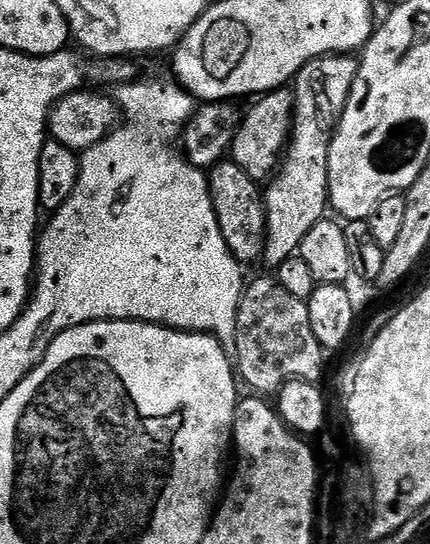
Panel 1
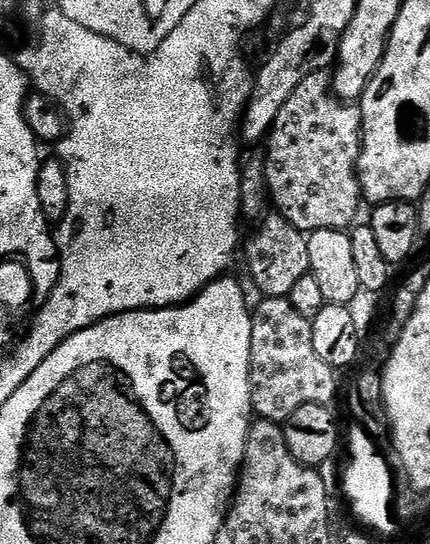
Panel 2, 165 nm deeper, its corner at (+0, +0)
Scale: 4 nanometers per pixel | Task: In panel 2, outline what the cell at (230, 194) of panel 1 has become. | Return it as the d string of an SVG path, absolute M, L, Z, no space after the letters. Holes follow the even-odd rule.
M272 210L263 217L264 228L256 228L252 237L245 239L242 244L242 260L248 263L248 272L256 283L261 297L265 296L288 296L290 290L310 273L310 250L308 238L292 225L285 216Z

